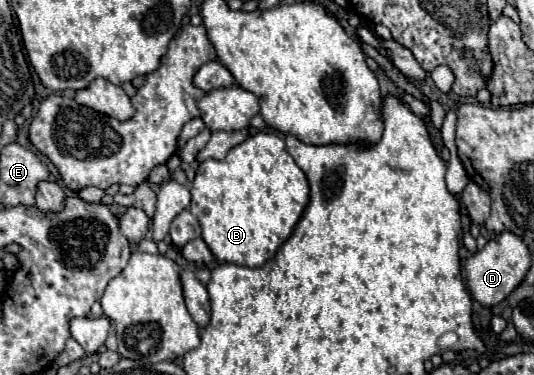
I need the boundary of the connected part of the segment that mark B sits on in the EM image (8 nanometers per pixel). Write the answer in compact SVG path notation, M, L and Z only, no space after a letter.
M256 133L232 147L222 161L200 163L192 183L190 211L202 225L202 239L222 263L262 267L300 223L310 201L304 171L288 155L282 137Z

